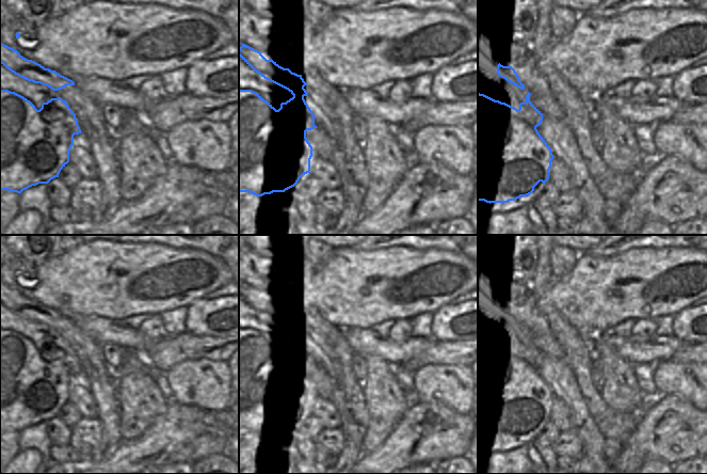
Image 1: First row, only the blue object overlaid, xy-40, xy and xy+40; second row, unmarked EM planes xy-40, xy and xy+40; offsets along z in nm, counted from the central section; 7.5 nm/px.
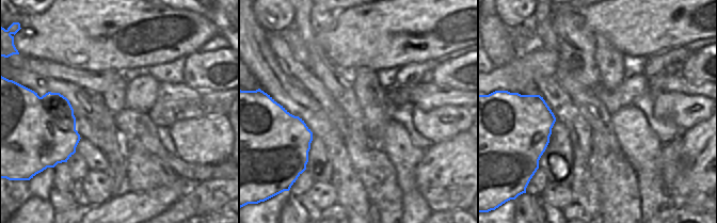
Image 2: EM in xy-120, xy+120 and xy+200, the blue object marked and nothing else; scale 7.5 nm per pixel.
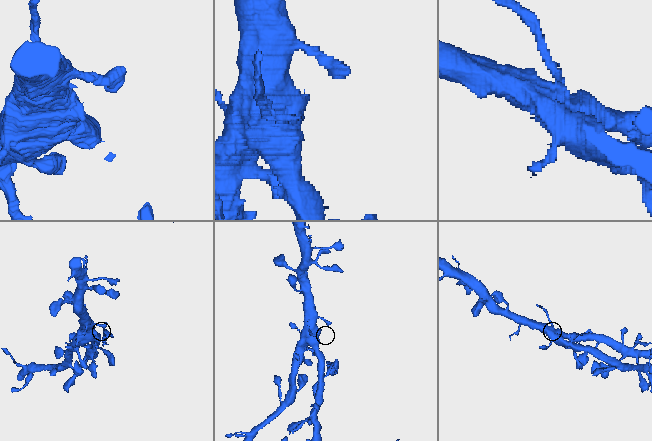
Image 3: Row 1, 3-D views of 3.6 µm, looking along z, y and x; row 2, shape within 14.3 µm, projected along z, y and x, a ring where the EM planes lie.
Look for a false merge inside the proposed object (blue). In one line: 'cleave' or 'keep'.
cleave

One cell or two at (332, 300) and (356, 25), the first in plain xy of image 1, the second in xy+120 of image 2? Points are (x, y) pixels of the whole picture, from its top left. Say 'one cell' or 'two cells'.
one cell

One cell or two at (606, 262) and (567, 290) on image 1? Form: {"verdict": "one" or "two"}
{"verdict": "one"}

